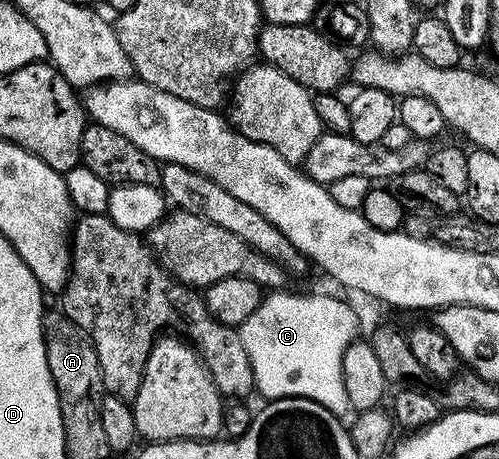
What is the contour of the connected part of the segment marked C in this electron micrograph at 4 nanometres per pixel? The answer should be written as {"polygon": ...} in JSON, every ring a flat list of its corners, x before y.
{"polygon":[[272,290,261,299,258,310,246,318,238,329,242,346,250,354,250,366,256,379,255,391,268,400,287,396,310,398,335,416,343,417,349,411,346,386,342,386,342,354,361,335,360,320,344,300,336,296,295,296,289,290]]}

